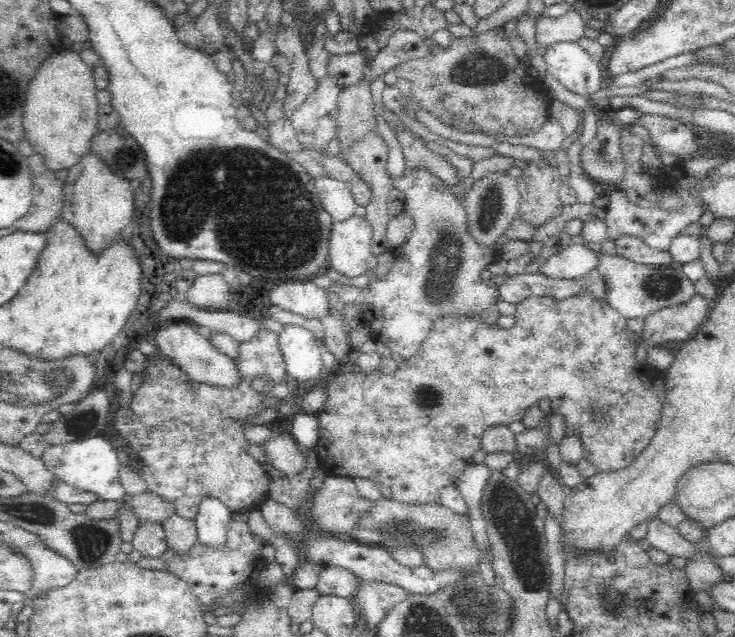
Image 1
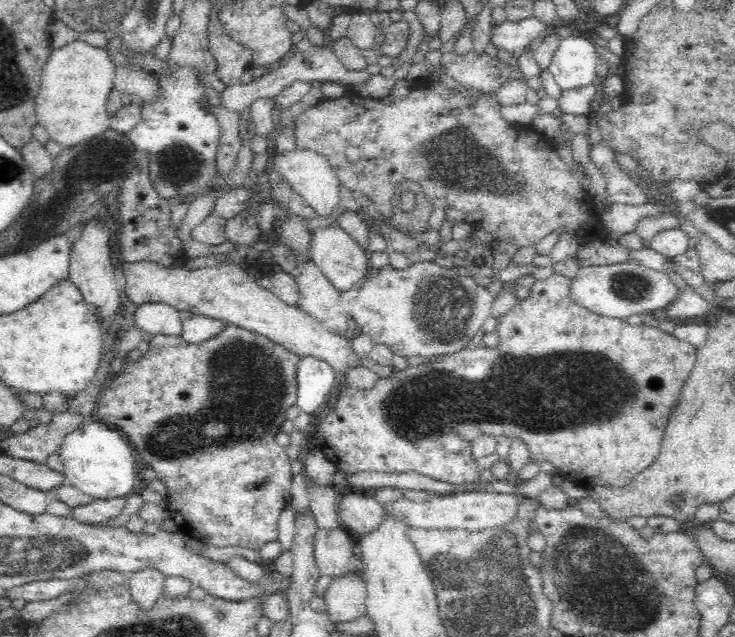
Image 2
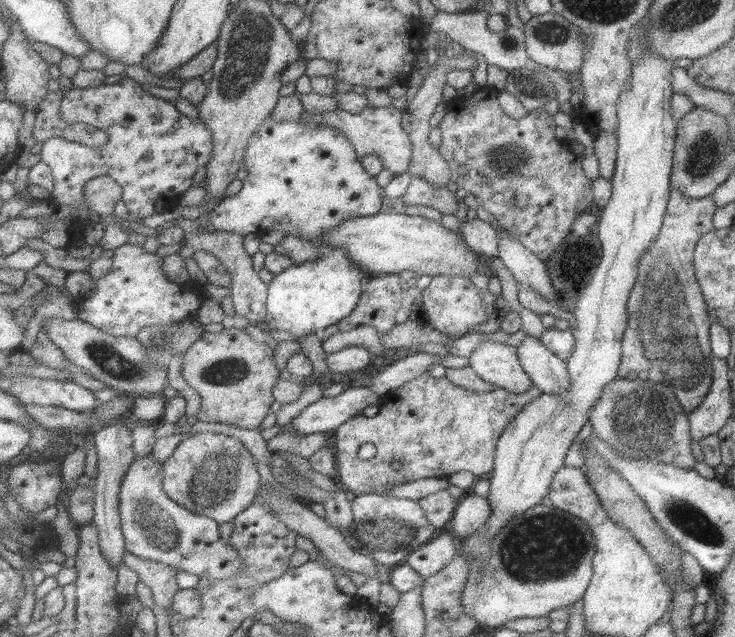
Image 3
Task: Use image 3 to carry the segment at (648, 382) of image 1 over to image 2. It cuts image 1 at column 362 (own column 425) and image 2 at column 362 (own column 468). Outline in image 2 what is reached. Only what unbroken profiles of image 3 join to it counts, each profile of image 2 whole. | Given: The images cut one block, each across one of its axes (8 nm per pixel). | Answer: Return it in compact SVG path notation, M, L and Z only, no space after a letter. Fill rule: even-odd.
M557 273L552 274L550 278L536 280L527 298L519 299L518 304L512 306L509 312L497 318L499 342L496 348L486 348L481 345L472 349L466 347L454 354L432 358L419 366L409 365L406 370L396 369L390 377L376 380L374 386L367 390L357 390L341 385L341 392L336 404L334 404L334 410L332 409L332 412L329 411L328 414L325 413L320 420L322 443L316 442L318 448L336 465L336 468L342 468L348 475L359 472L398 474L418 472L418 474L425 474L434 480L461 485L478 481L481 472L476 460L471 456L471 442L482 435L495 438L506 436L511 440L518 438L526 443L528 464L535 463L540 466L543 462L549 462L555 468L556 474L587 490L595 486L624 488L635 479L637 474L654 464L656 457L660 454L665 428L673 409L680 402L684 381L694 368L697 348L688 342L679 340L672 334L660 331L658 328L644 325L636 326L629 324L624 319L593 314L590 310L580 307L570 299L570 290L571 279ZM449 432L454 432L464 439L464 443L468 445L468 448L464 448L464 452L460 452L460 454L442 452L440 437Z

